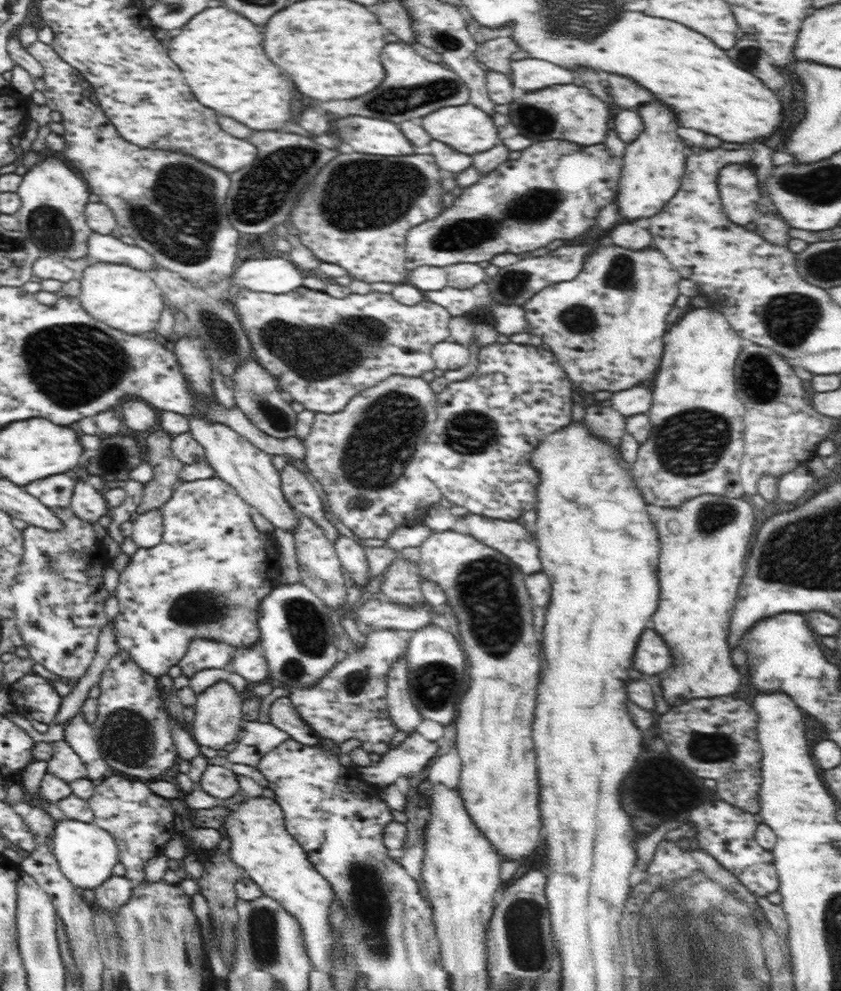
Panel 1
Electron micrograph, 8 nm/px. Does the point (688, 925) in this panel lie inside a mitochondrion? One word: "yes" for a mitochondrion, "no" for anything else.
yes

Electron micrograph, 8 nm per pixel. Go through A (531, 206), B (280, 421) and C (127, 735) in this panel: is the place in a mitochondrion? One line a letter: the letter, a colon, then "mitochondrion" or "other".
A: mitochondrion
B: mitochondrion
C: mitochondrion

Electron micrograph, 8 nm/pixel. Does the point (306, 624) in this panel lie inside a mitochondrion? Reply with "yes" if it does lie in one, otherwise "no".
yes

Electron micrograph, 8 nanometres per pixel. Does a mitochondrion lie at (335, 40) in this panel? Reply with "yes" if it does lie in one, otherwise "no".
no

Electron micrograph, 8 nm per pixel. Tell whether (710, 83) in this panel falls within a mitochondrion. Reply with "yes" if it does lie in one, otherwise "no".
no

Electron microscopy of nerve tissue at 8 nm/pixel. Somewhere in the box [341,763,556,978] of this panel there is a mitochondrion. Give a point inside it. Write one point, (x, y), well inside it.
(526, 916)

